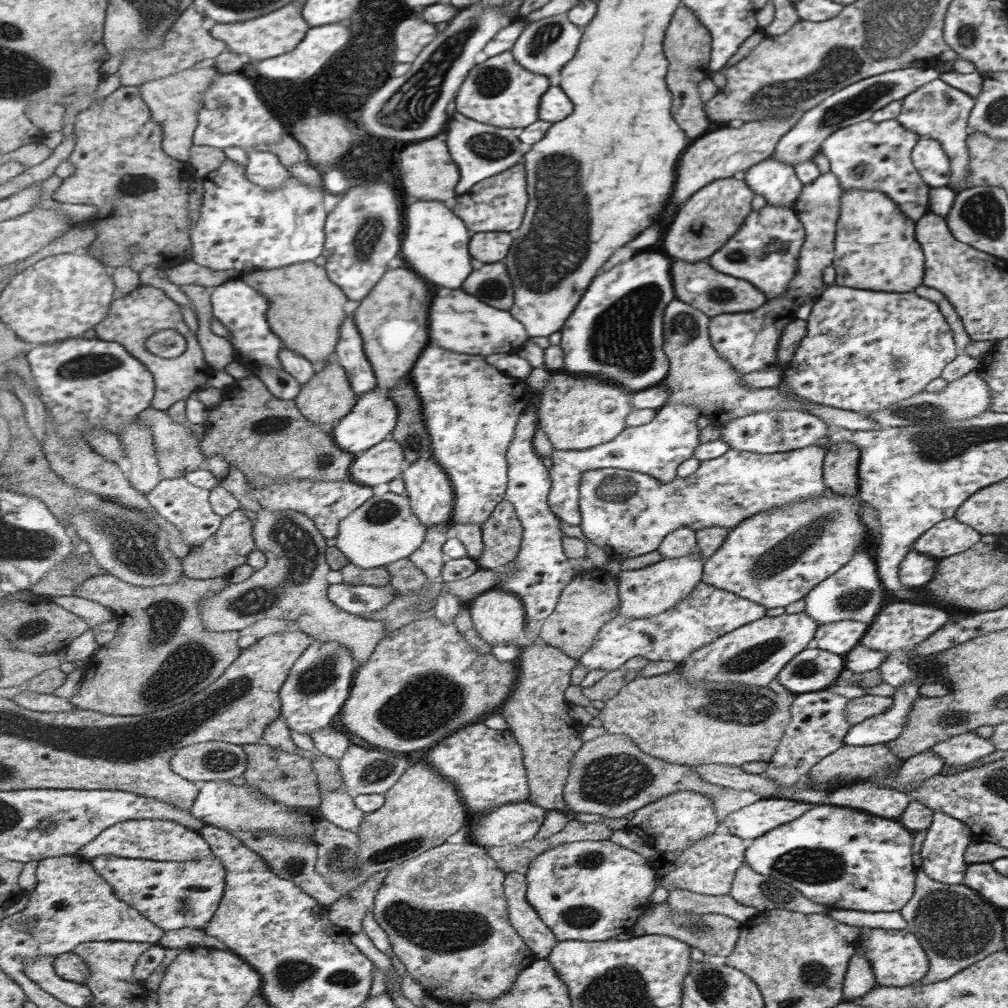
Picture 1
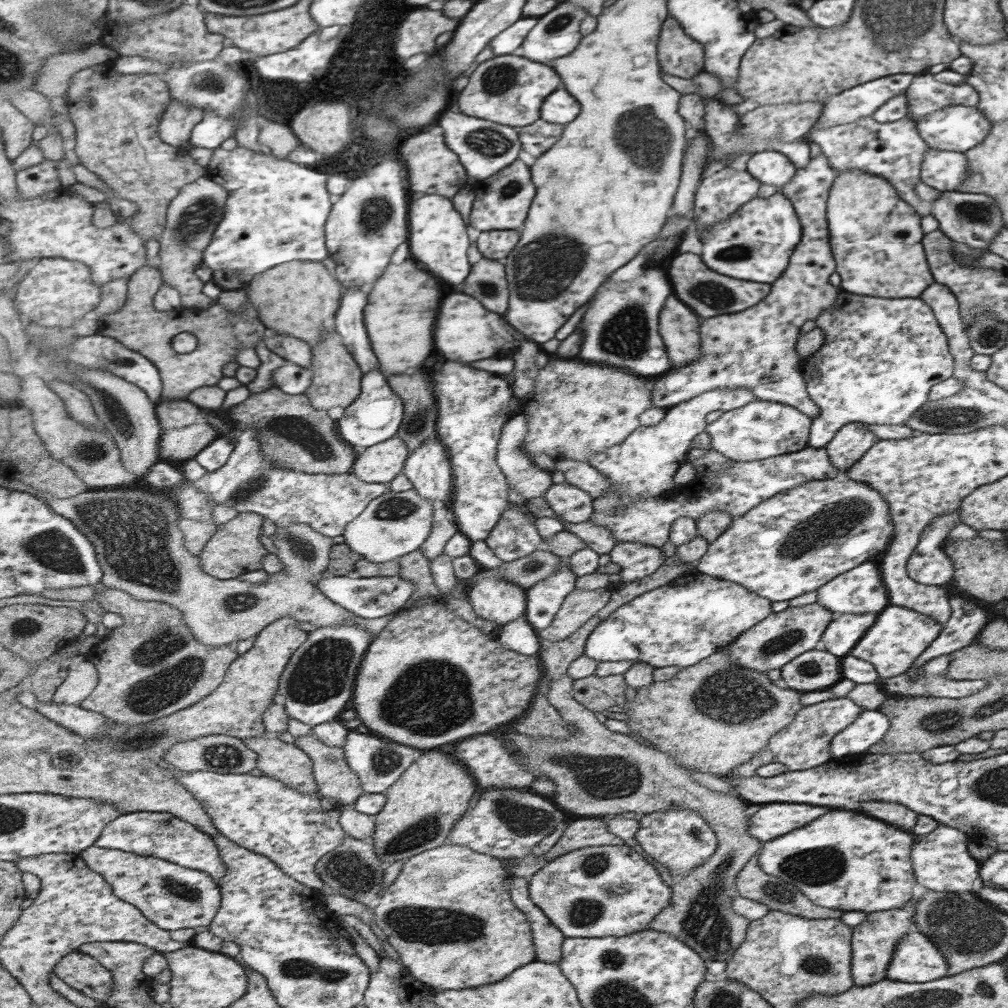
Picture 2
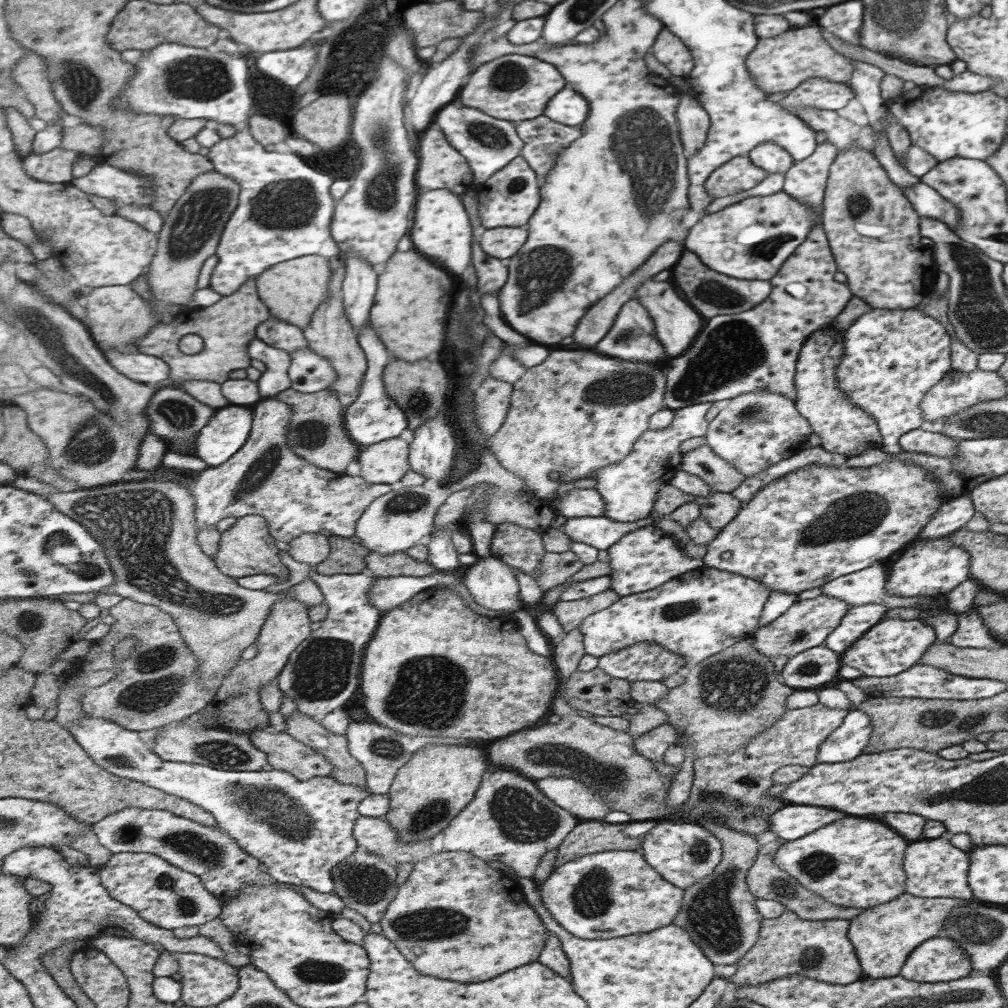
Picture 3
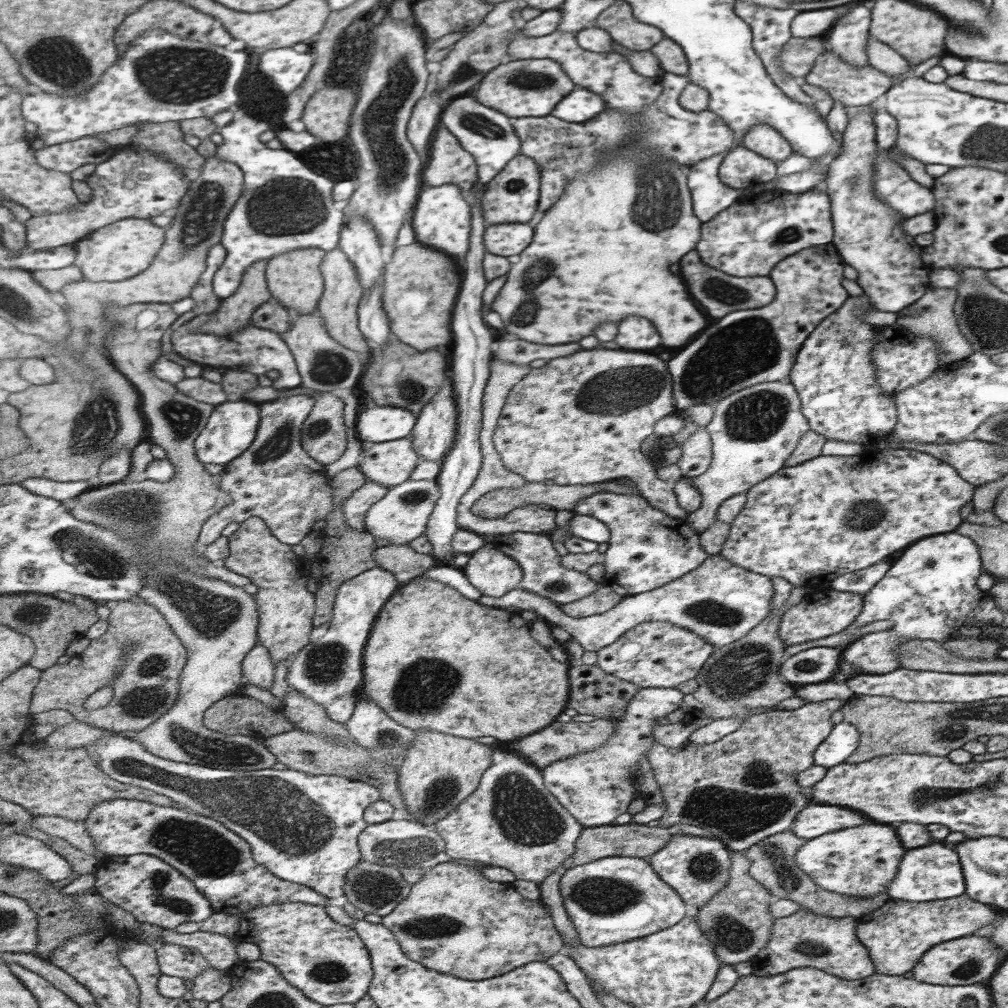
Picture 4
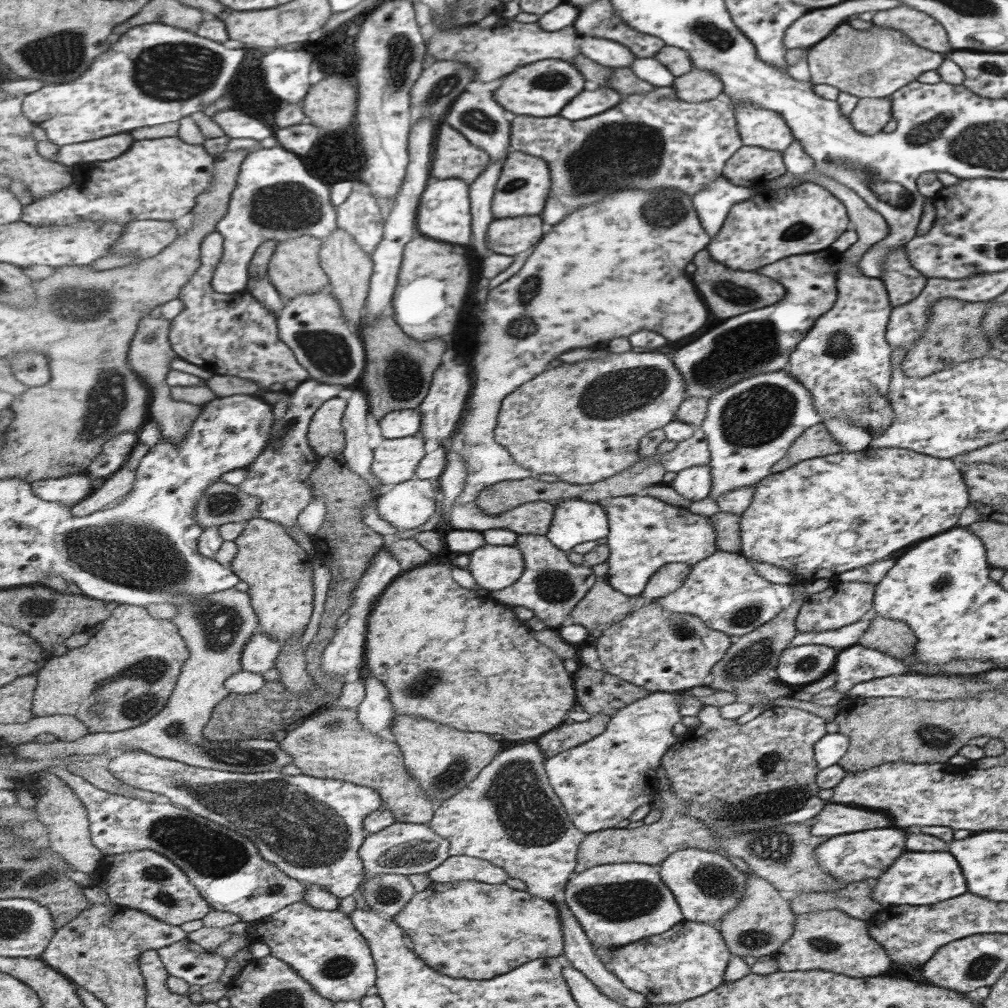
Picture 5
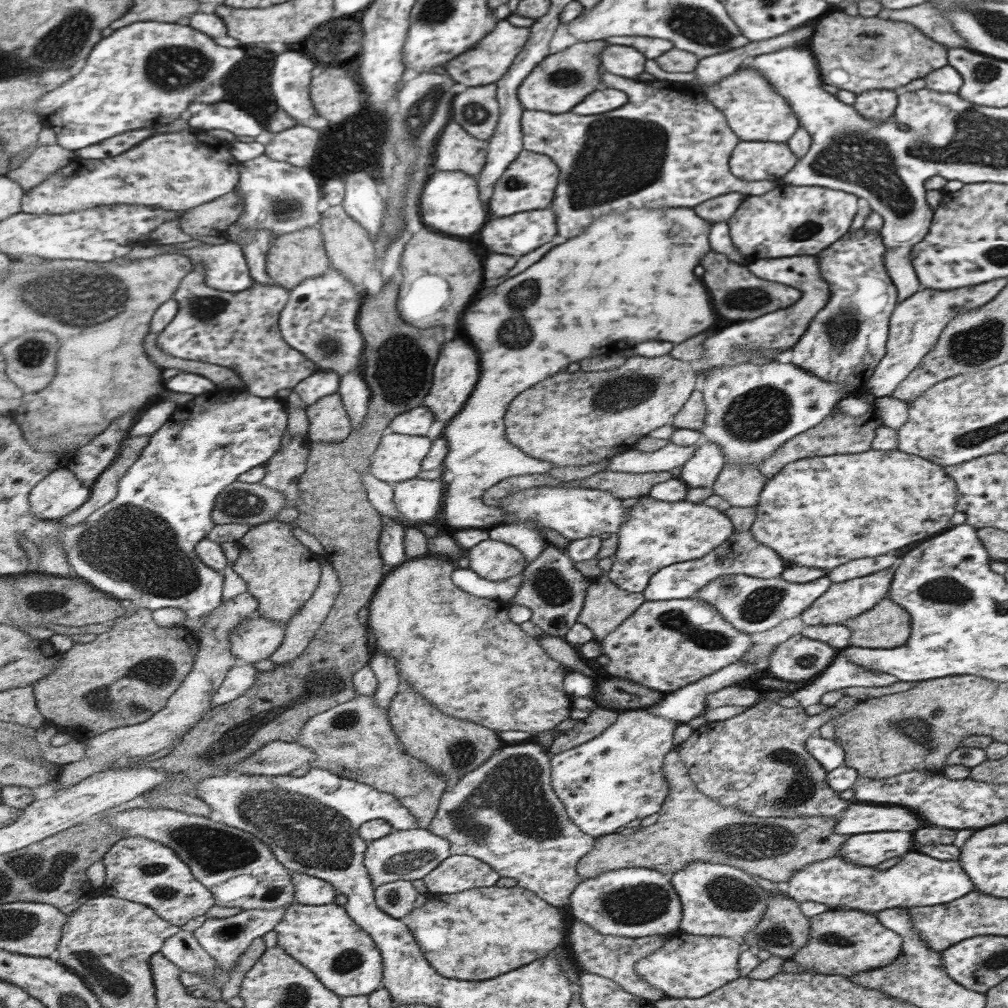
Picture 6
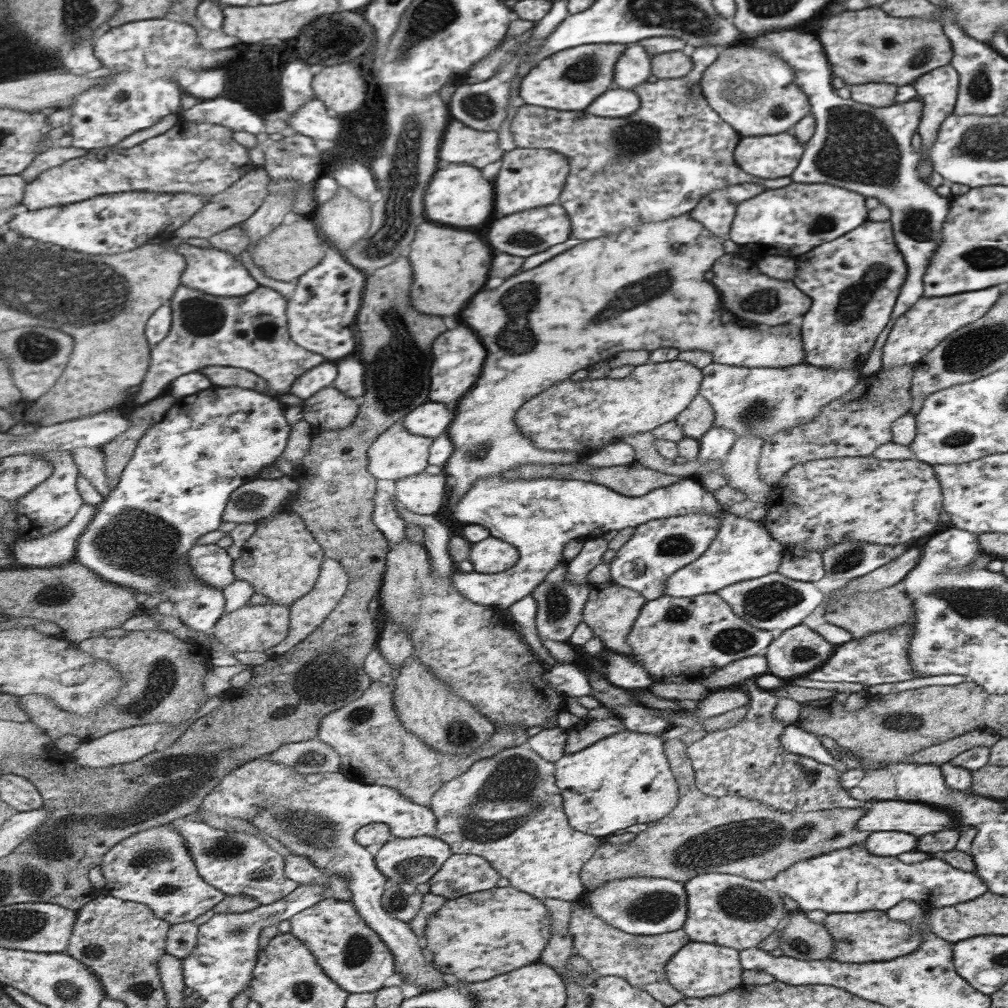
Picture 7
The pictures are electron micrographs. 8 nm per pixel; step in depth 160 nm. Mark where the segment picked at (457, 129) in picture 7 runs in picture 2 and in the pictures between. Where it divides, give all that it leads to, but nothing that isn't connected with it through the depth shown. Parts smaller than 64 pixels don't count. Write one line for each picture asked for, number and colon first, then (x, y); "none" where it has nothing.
2: (434, 169)
3: (441, 166)
4: (449, 161)
5: (456, 156)
6: (457, 150)

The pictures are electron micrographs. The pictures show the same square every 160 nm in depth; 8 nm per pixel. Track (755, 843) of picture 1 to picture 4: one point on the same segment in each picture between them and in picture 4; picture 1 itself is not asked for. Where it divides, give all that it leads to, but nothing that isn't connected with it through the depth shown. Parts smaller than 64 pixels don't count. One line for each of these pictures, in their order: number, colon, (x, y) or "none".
2: (849, 861)
3: (857, 862)
4: (862, 861)

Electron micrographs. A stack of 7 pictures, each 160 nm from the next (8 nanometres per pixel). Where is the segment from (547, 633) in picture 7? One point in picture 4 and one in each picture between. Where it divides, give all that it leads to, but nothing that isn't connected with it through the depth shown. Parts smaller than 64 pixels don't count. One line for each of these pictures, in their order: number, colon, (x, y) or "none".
4: (545, 574)
5: (553, 586)
6: (554, 588)

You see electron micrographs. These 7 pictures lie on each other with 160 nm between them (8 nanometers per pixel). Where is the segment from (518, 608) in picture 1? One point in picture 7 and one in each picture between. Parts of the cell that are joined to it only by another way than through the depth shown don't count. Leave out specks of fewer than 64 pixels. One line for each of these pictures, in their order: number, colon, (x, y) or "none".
2: (498, 600)
3: (493, 583)
4: (495, 573)
5: (495, 567)
6: (497, 561)
7: (492, 555)

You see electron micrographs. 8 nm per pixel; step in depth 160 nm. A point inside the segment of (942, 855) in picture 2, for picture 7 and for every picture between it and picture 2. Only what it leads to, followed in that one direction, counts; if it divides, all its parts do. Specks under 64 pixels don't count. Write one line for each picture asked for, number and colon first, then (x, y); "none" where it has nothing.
3: (934, 869)
4: (930, 873)
5: (917, 878)
6: (916, 880)
7: (851, 880)

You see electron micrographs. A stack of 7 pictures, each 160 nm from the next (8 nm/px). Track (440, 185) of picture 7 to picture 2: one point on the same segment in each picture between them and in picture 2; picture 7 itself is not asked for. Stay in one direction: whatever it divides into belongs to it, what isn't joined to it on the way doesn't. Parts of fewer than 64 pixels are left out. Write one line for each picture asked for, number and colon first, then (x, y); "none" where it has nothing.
2: (439, 239)
3: (443, 232)
4: (444, 220)
5: (445, 209)
6: (451, 203)

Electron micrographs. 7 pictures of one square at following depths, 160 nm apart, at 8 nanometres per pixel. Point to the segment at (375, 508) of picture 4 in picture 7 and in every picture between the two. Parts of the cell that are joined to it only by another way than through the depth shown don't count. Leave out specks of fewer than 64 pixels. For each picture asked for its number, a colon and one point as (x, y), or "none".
5: (408, 505)
6: (418, 500)
7: (423, 493)

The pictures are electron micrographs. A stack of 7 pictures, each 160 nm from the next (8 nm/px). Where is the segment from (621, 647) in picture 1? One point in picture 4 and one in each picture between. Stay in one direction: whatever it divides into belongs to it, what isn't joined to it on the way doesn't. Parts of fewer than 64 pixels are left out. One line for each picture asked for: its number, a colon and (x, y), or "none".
2: (679, 623)
3: (696, 614)
4: (721, 602)

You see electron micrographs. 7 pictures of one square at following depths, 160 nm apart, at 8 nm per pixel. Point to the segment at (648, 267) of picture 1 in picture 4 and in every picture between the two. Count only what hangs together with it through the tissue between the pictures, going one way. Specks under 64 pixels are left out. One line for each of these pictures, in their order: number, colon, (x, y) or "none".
2: (622, 331)
3: (632, 338)
4: (636, 334)

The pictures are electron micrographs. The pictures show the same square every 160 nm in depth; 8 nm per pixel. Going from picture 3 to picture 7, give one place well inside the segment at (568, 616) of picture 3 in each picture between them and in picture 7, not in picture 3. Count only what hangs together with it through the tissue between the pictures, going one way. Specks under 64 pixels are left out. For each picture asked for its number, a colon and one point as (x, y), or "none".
4: (605, 598)
5: (603, 605)
6: (607, 606)
7: (612, 610)

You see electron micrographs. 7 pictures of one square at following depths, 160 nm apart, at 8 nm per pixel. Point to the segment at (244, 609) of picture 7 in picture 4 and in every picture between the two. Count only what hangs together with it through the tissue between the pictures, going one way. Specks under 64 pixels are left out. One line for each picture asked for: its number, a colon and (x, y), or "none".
4: (259, 667)
5: (261, 653)
6: (258, 638)

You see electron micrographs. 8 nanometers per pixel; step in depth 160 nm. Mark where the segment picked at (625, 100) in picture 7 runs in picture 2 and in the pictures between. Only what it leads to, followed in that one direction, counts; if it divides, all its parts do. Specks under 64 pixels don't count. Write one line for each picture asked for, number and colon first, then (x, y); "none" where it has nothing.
2: (562, 107)
3: (568, 107)
4: (579, 106)
5: (588, 104)
6: (603, 100)

